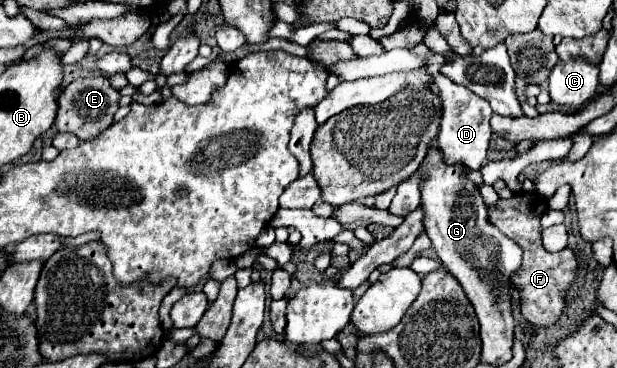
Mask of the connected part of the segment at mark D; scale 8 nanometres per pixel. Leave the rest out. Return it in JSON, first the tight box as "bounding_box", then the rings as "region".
{"bounding_box":[410,43,492,171],"region":[[[420,43],[410,48],[415,55],[426,56],[428,59],[427,71],[434,78],[434,85],[438,87],[438,93],[442,97],[442,125],[440,125],[440,135],[438,135],[438,147],[444,155],[444,163],[460,163],[470,167],[472,171],[480,169],[486,163],[486,151],[488,151],[488,141],[490,141],[490,115],[492,109],[488,101],[476,97],[468,87],[456,85],[446,76],[439,73],[439,68],[444,64],[444,58],[432,52],[424,43]]]}

